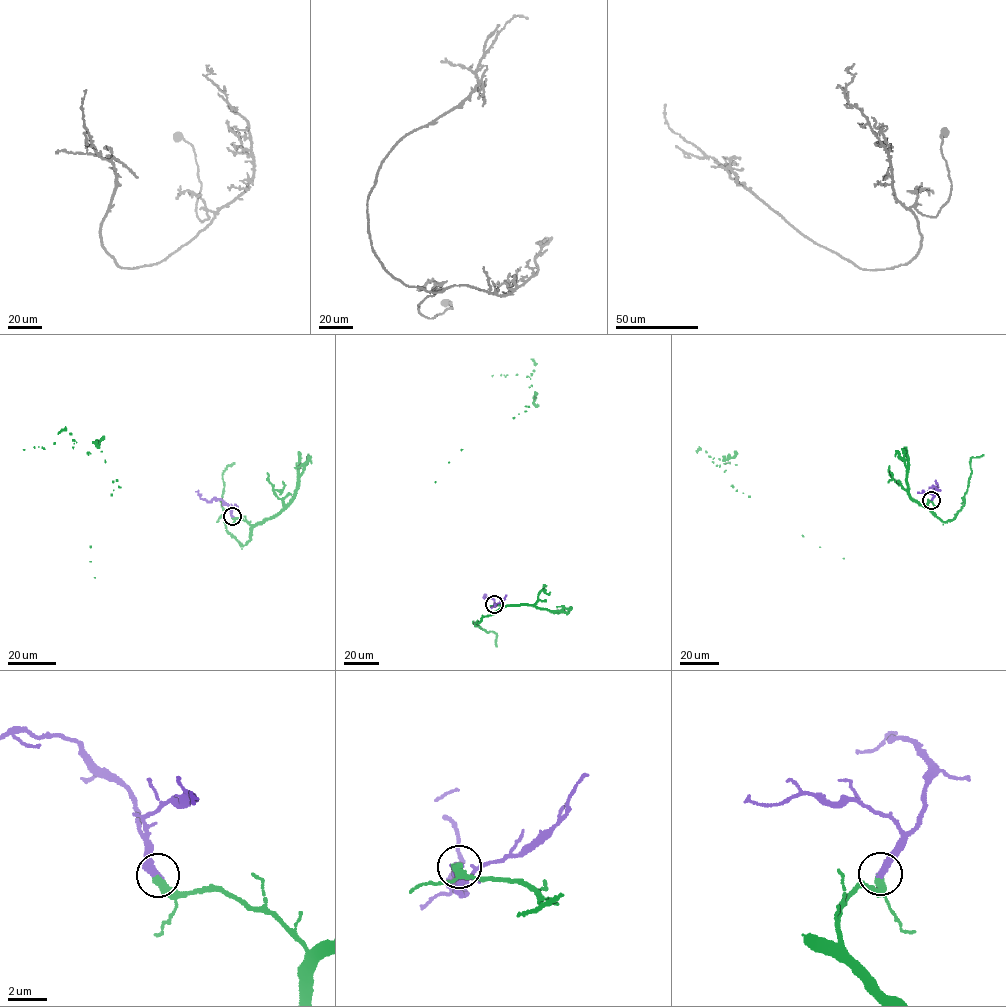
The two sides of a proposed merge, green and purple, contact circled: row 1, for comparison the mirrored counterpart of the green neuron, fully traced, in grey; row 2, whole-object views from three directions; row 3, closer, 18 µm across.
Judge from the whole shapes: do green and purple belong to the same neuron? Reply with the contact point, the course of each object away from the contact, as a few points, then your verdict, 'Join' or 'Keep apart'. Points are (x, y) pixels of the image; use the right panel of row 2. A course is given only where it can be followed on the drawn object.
Place: (931, 500). Course of green: (931, 499), (926, 506), (914, 501), (888, 471), (716, 466), (713, 462), (719, 459), (736, 465). Course of purple: (931, 499), (937, 490), (932, 486), (938, 487), (935, 481). Join

